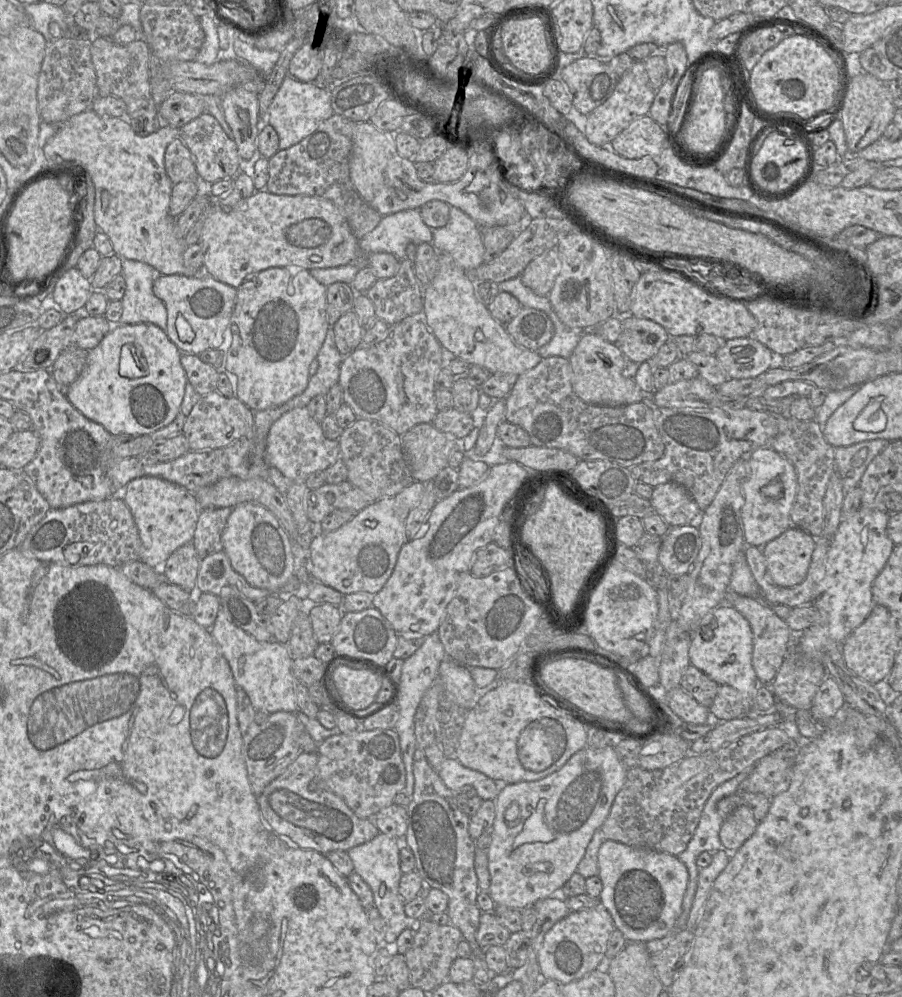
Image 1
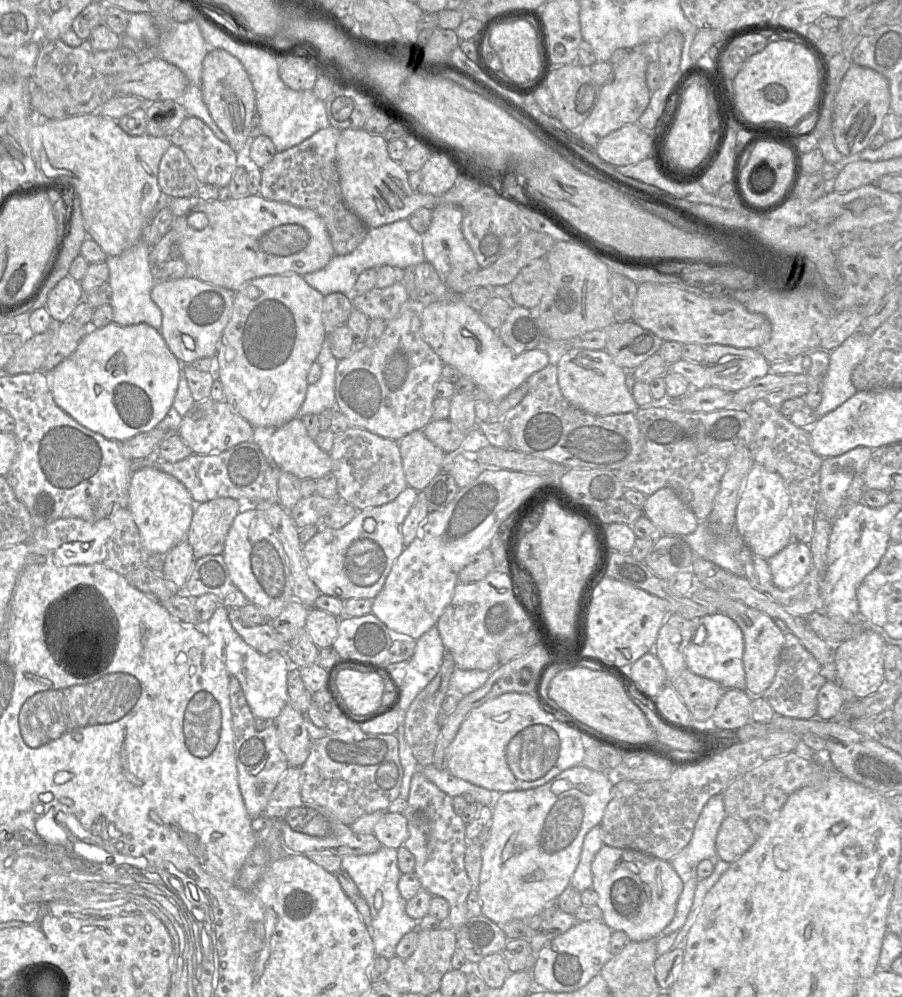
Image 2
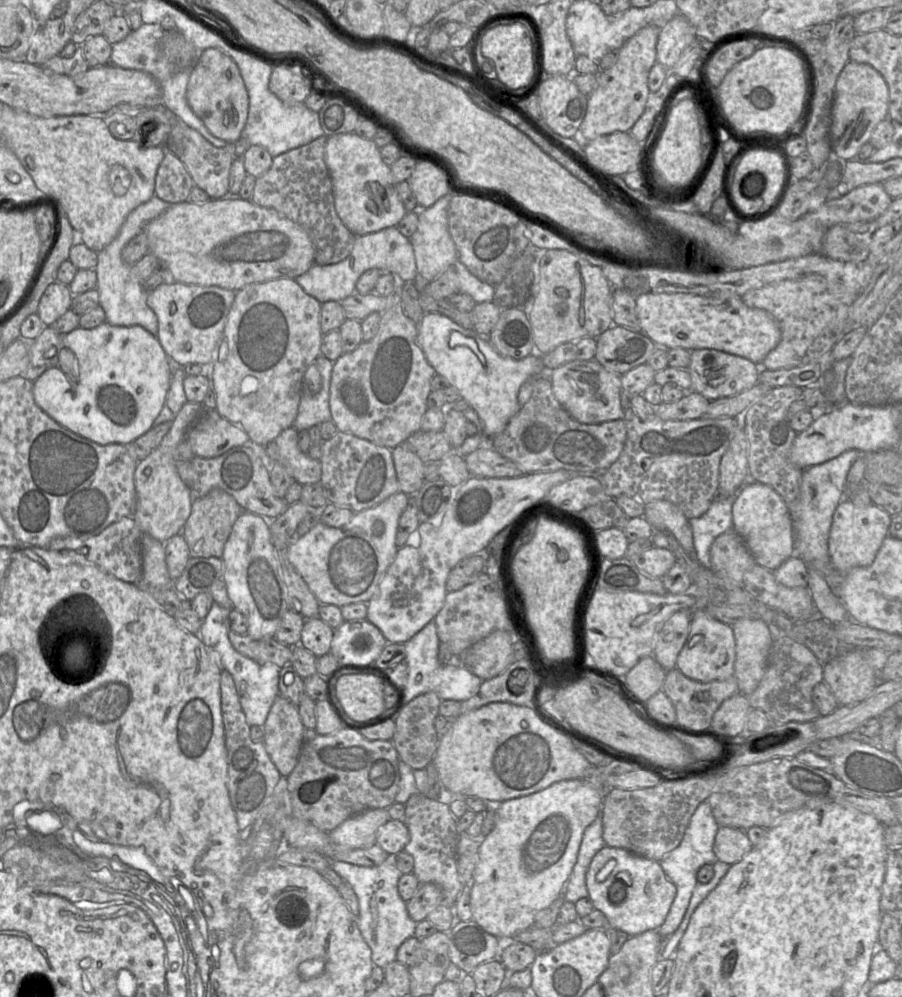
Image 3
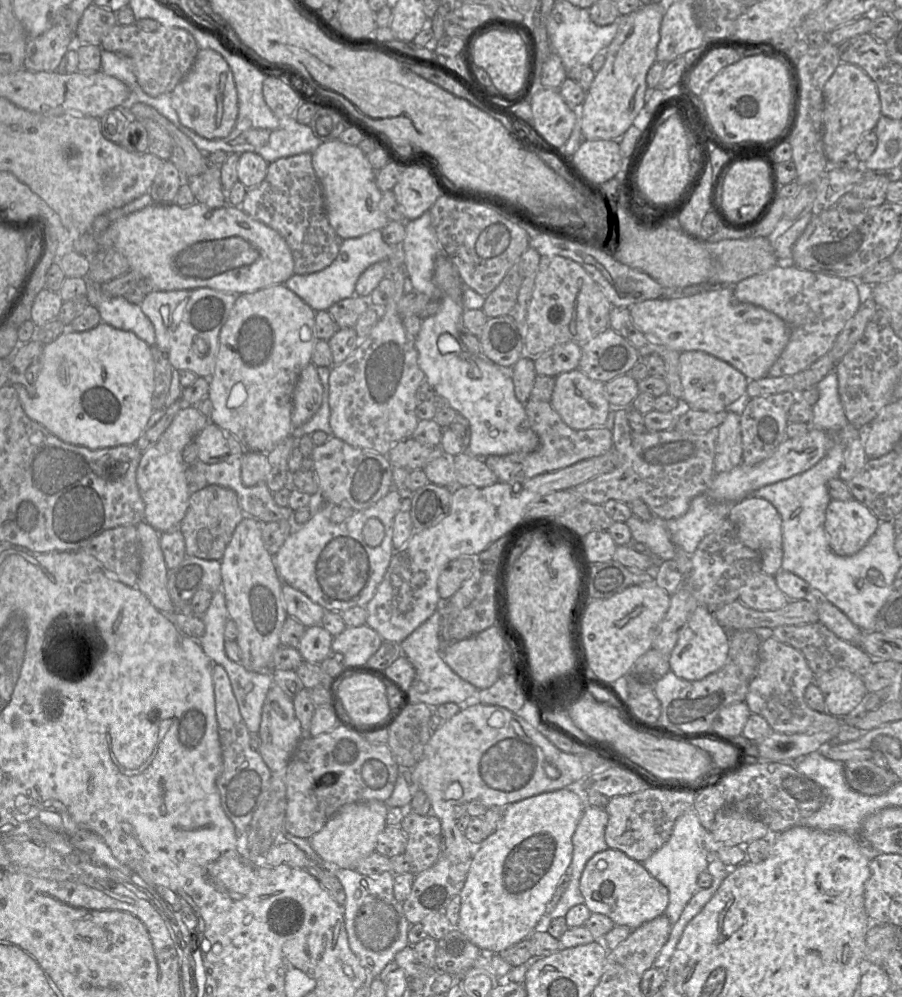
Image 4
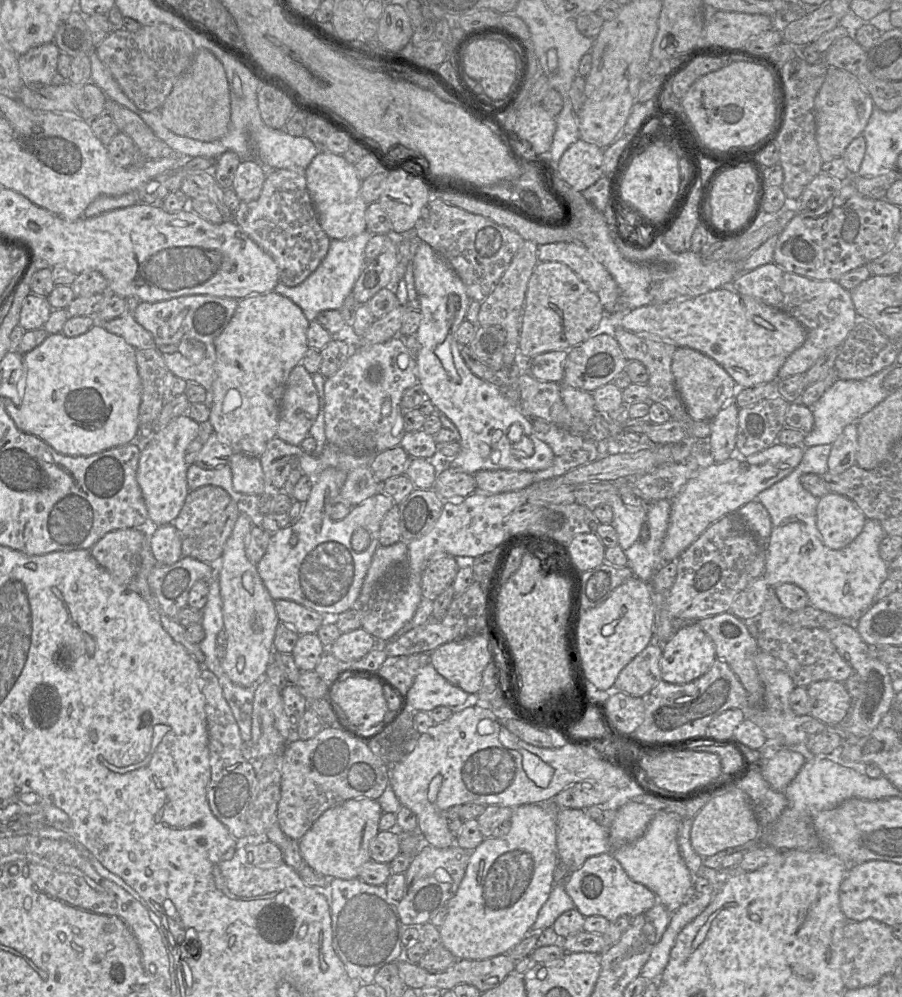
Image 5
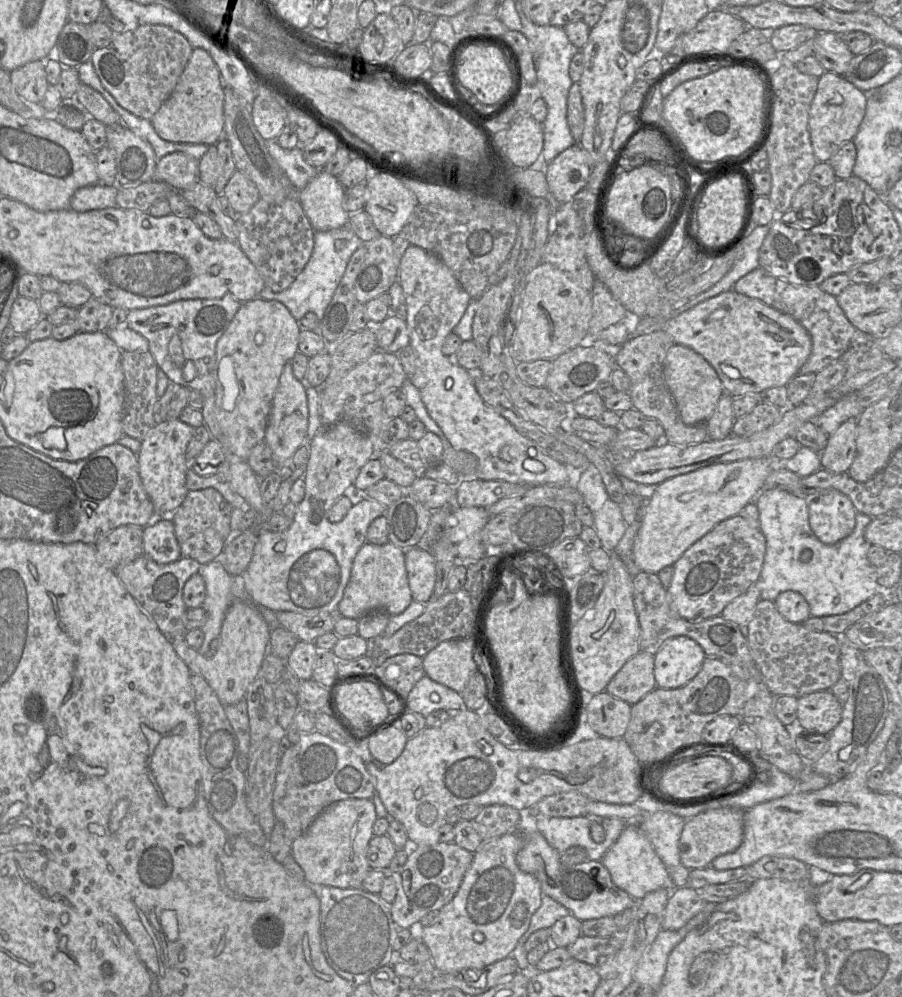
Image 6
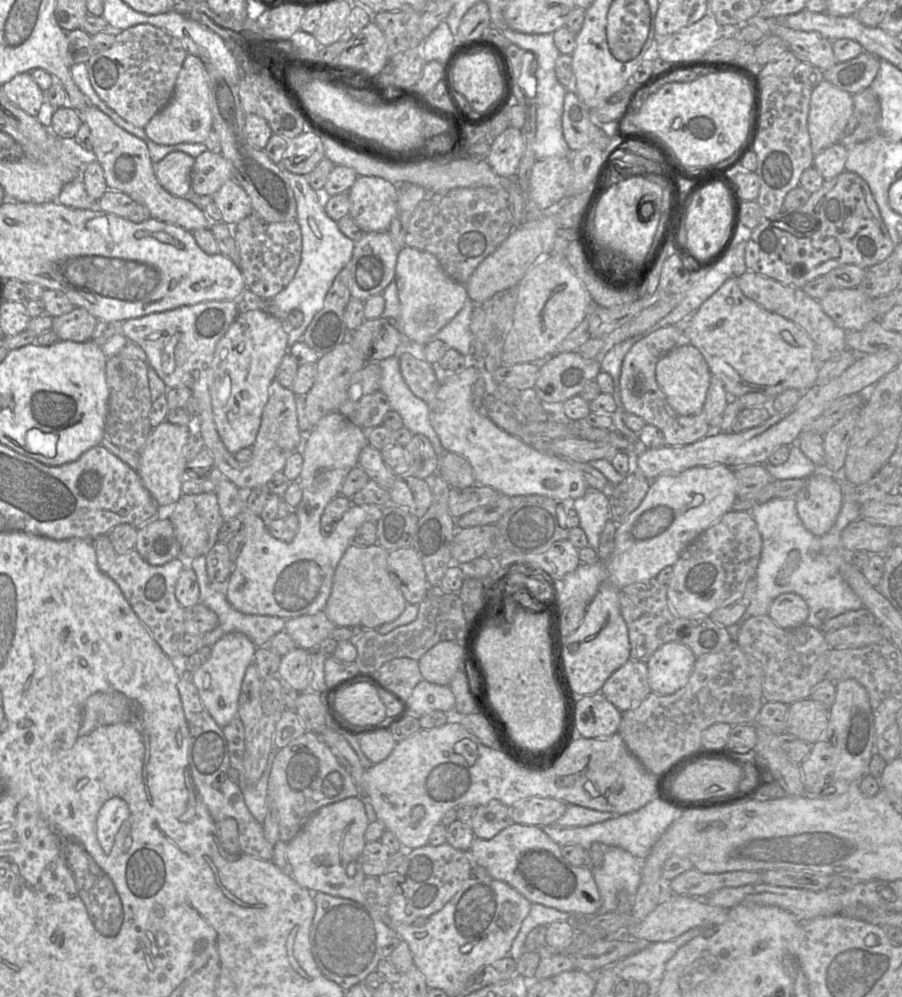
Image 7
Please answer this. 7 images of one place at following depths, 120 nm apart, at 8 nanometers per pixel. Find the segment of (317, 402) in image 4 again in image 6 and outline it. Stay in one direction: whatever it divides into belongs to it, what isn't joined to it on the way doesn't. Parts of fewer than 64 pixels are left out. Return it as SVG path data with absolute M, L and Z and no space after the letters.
M287 363L280 375L264 437L264 442L272 450L277 468L278 465L287 464L295 452L306 442L308 418L307 385L295 378L291 363Z

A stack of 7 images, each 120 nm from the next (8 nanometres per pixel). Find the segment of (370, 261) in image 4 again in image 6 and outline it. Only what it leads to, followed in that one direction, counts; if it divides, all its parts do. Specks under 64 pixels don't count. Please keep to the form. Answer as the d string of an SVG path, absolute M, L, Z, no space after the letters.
M348 225L329 231L315 231L312 255L290 287L282 292L273 292L265 287L257 297L281 302L297 321L309 312L314 313L321 320L351 256L362 244L363 241Z

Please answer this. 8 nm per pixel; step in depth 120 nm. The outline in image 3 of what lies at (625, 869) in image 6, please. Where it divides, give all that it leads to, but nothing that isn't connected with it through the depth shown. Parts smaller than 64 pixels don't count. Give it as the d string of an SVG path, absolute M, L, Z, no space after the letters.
M707 801L699 804L686 828L681 843L659 861L666 876L676 886L676 897L671 905L664 923L657 929L662 937L669 937L680 926L689 906L697 881L698 870L705 864L714 864L718 861L713 846L719 825L716 822L711 807Z

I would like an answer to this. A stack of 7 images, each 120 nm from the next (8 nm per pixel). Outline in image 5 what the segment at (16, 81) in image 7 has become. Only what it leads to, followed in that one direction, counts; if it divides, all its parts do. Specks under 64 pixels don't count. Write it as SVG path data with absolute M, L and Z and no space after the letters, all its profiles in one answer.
M54 41L31 48L19 56L19 71L24 83L50 84L57 73L60 50Z

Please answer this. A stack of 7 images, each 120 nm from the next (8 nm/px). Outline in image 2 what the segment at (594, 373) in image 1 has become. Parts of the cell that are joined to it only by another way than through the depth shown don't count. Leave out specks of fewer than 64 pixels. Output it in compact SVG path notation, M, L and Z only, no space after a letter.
M571 348L555 358L558 385L563 397L575 408L598 416L635 413L639 408L626 385L625 370L616 365L605 350L586 350Z

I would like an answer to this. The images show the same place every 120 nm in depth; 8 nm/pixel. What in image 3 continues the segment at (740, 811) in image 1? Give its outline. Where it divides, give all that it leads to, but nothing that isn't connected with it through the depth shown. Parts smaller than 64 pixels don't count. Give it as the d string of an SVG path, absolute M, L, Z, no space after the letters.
M719 826L713 846L718 860L733 865L742 860L752 849L753 845L745 830Z

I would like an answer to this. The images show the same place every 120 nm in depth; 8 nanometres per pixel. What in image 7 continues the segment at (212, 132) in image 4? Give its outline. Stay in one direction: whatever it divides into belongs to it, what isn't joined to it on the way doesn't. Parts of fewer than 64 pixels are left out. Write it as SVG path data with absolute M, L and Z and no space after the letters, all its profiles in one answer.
M187 54L170 101L151 118L144 130L147 136L159 145L205 142L213 130L213 117L210 109L208 72L200 58Z

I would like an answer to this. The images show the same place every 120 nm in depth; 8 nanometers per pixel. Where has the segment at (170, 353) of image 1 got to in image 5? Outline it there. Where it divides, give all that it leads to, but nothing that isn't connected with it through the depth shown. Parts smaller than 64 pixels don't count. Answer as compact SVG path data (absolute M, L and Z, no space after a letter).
M95 323L87 332L67 337L61 332L50 334L36 348L23 355L26 371L24 395L19 403L4 399L7 413L18 429L35 435L57 452L70 456L90 456L122 446L140 430L139 407L142 383L136 362L136 349L122 337Z

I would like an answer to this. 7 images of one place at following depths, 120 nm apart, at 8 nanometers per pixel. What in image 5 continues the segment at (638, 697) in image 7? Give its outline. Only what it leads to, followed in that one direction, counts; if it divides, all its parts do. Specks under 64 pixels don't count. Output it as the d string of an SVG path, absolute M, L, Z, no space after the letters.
M651 642L619 673L614 688L631 696L643 697L661 679L662 644Z

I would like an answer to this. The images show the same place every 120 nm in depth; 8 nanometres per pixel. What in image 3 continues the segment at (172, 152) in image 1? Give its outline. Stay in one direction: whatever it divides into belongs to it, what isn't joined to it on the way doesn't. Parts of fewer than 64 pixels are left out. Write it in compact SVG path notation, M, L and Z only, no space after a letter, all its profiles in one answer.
M166 151L157 170L155 195L169 204L186 202L194 185L182 161L171 151Z

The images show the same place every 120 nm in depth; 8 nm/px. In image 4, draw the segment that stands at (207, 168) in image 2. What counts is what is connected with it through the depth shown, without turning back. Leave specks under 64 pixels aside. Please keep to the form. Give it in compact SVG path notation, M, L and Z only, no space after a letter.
M210 165L208 169L196 176L186 179L196 203L210 208L221 208L228 205L227 192L221 183L220 166Z

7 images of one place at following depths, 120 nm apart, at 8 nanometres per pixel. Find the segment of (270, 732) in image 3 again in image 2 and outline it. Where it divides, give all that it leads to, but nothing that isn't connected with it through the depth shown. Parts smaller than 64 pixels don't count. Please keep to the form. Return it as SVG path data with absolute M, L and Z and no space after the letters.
M289 703L273 720L279 737L279 747L285 755L289 767L301 767L309 756L312 740L305 726L305 714L295 710Z

